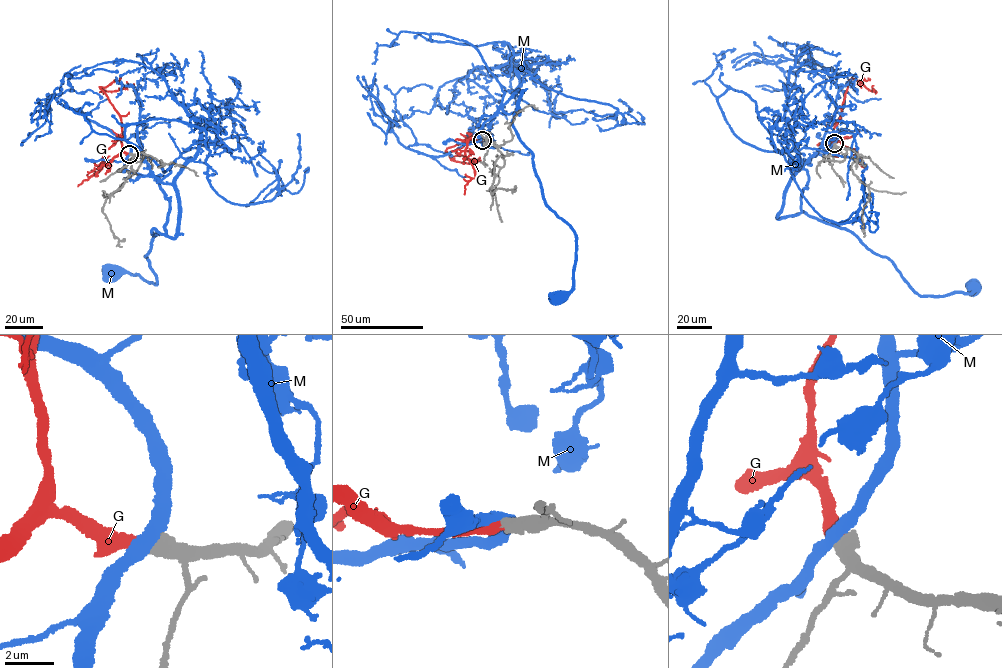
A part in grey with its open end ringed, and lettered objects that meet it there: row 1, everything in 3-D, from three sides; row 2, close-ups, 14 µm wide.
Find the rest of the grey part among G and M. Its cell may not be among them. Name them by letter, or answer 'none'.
G

